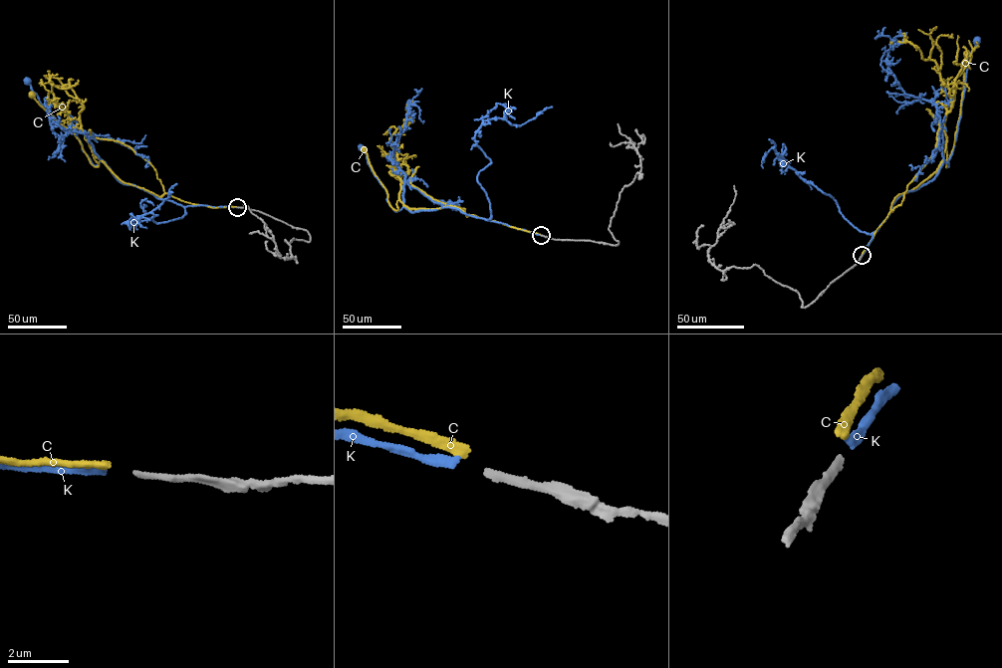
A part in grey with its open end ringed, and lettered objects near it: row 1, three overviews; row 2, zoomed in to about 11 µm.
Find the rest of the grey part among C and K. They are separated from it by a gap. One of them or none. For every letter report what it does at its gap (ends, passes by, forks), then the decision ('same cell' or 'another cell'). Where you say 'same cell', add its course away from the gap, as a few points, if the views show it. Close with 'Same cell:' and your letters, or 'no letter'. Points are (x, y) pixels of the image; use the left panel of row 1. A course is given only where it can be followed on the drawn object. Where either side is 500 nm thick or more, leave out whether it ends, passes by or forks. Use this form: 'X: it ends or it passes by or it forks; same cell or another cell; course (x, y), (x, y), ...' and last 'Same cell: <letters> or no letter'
C: it ends; another cell
K: it ends; same cell; course (236, 207), (185, 206), (121, 183), (101, 159), (93, 164), (77, 136), (42, 107), (27, 81)
Same cell: K

